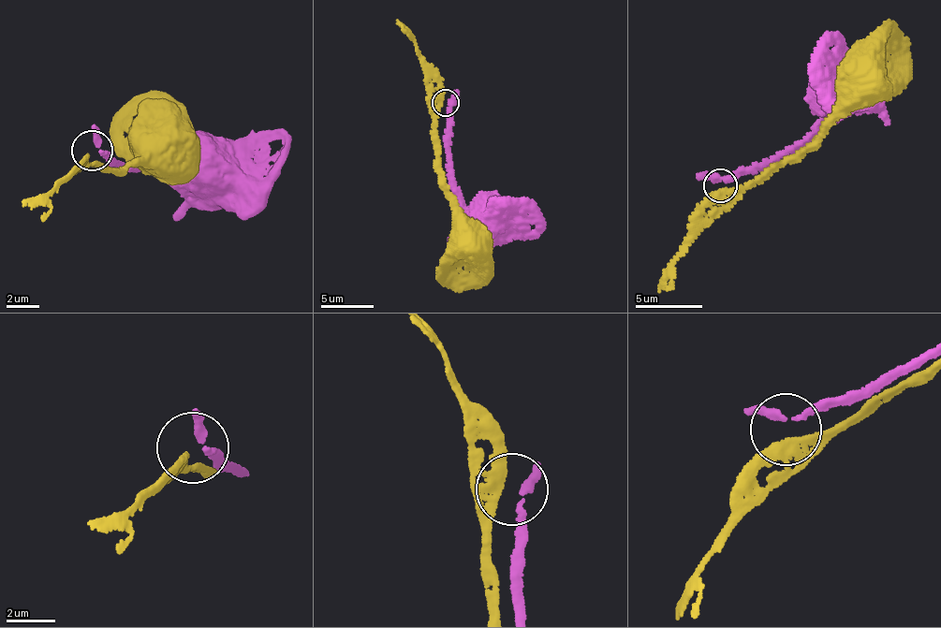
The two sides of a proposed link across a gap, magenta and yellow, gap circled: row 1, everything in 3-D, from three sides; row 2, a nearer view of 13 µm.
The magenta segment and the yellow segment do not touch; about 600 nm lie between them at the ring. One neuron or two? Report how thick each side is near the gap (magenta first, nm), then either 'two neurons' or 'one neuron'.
240/300 nm | two neurons

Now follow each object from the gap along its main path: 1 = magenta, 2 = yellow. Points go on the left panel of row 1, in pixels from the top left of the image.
1: (95, 146), (108, 154), (116, 167), (182, 177), (198, 190), (218, 189), (224, 178), (202, 164)
2: (88, 154), (91, 166), (97, 164), (119, 176), (139, 164), (156, 175), (161, 170), (161, 156), (169, 142)

